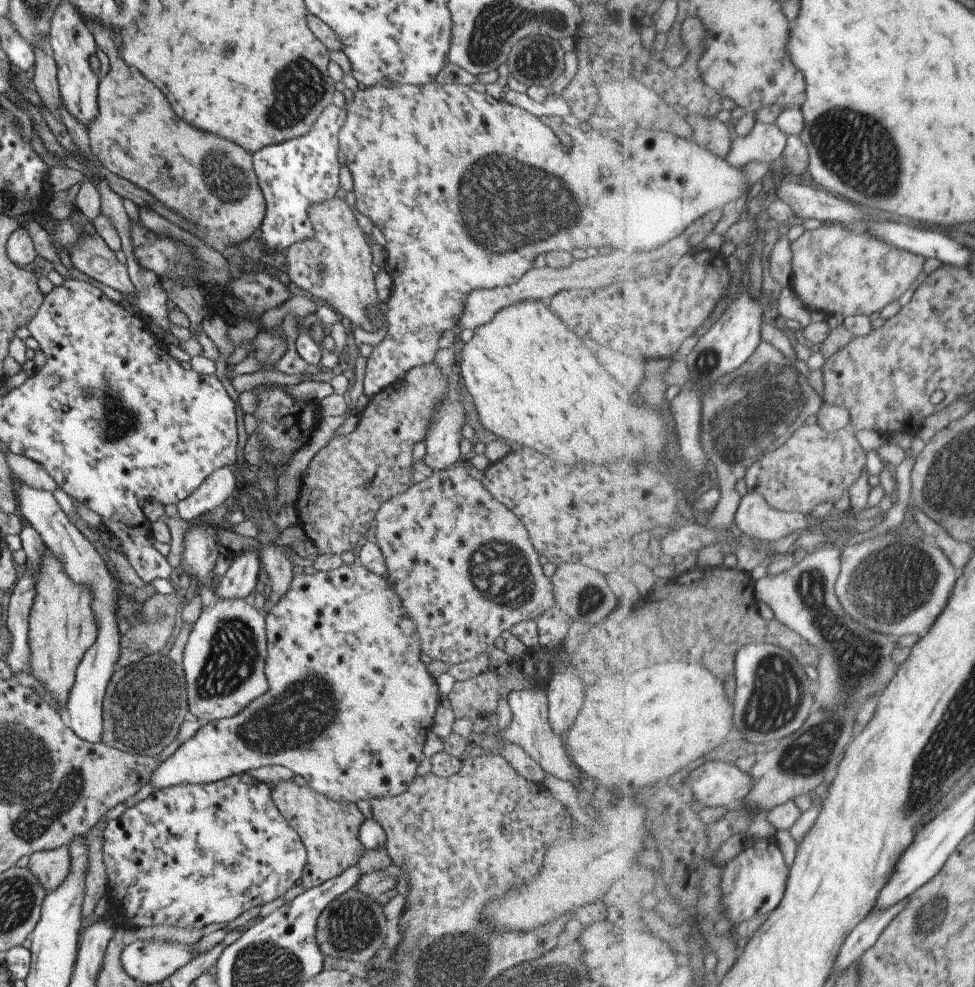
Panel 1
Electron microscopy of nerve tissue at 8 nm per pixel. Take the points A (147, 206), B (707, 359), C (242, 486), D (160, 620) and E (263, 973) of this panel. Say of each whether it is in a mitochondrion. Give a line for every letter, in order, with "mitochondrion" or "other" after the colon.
A: other
B: mitochondrion
C: other
D: mitochondrion
E: mitochondrion

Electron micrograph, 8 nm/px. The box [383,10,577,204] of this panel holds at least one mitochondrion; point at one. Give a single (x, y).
(533, 58)

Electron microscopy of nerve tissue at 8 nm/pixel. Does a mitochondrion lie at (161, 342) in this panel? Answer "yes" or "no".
no

